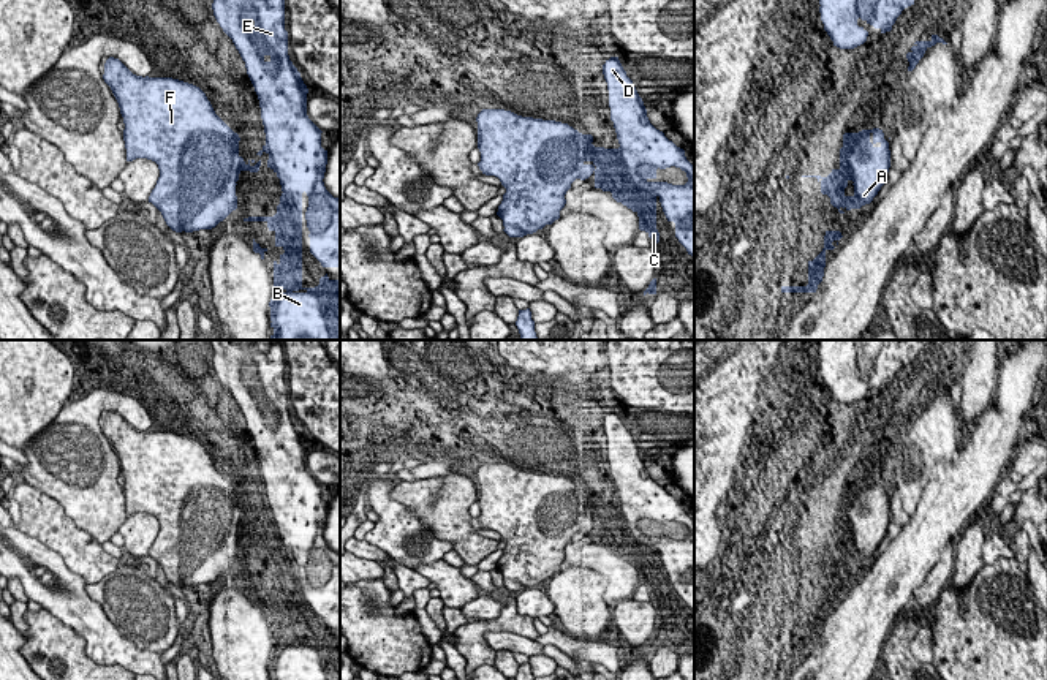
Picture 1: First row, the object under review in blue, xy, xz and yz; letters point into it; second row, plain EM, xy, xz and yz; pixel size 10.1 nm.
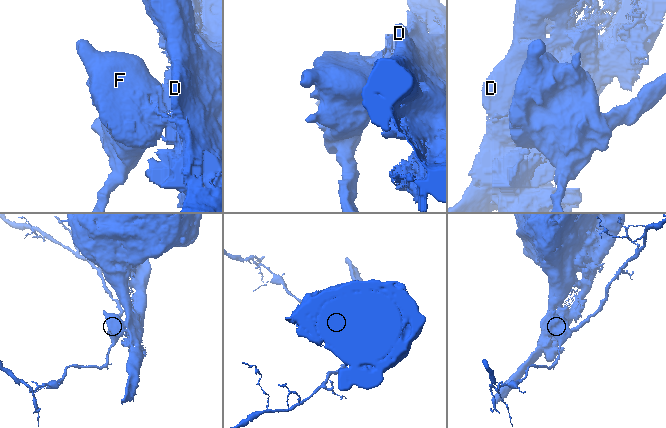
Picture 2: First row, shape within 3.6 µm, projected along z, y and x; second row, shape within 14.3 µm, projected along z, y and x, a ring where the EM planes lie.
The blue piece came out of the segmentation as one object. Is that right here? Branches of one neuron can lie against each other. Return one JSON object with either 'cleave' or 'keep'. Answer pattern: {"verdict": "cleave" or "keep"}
{"verdict": "cleave"}

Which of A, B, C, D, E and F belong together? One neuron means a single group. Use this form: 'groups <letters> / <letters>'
groups A F / B C D E

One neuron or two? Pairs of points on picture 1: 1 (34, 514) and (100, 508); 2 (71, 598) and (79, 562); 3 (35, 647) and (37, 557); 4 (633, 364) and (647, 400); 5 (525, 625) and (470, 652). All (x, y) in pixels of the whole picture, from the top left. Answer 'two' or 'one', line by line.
1: two
2: two
3: two
4: one
5: one

